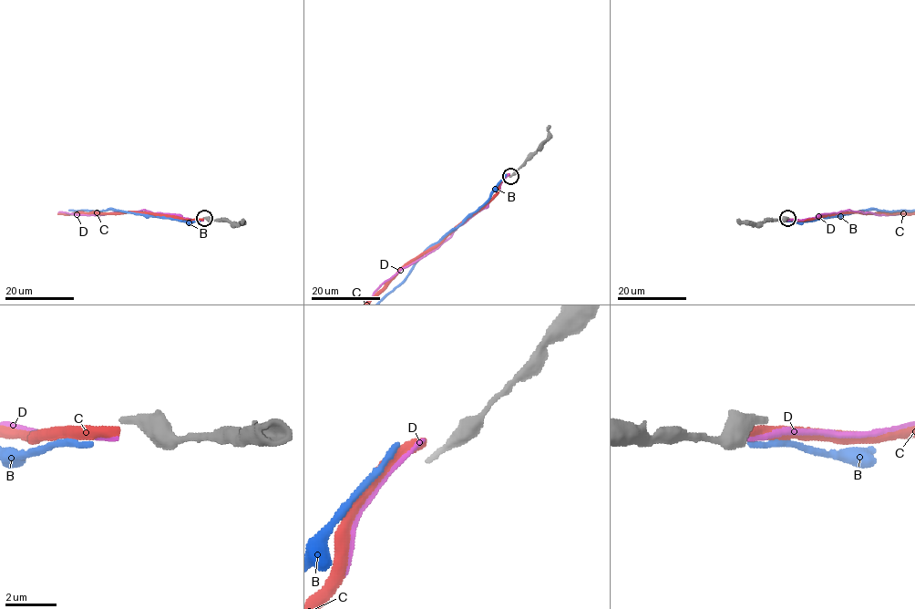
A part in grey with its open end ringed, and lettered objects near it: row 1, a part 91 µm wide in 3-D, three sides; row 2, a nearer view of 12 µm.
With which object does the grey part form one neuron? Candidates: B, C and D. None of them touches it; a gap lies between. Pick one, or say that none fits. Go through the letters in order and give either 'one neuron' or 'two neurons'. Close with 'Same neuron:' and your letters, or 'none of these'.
B: two neurons
C: two neurons
D: one neuron
Same neuron: D

